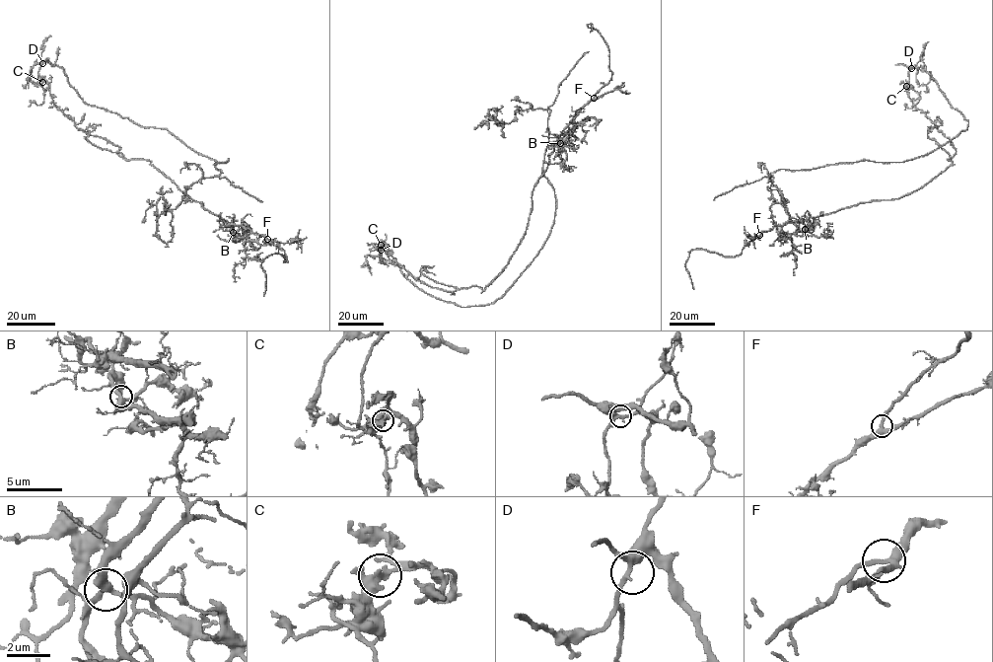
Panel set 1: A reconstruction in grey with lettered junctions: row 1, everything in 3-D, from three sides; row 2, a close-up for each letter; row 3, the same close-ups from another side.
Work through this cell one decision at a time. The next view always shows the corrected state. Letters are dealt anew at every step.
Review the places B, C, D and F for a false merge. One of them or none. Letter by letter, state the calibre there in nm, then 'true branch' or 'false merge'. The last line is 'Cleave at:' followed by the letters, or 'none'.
B: 320 nm | true branch
C: 320 nm | false merge
D: 320 nm | true branch
F: 300 nm | true branch
Cleave at: C

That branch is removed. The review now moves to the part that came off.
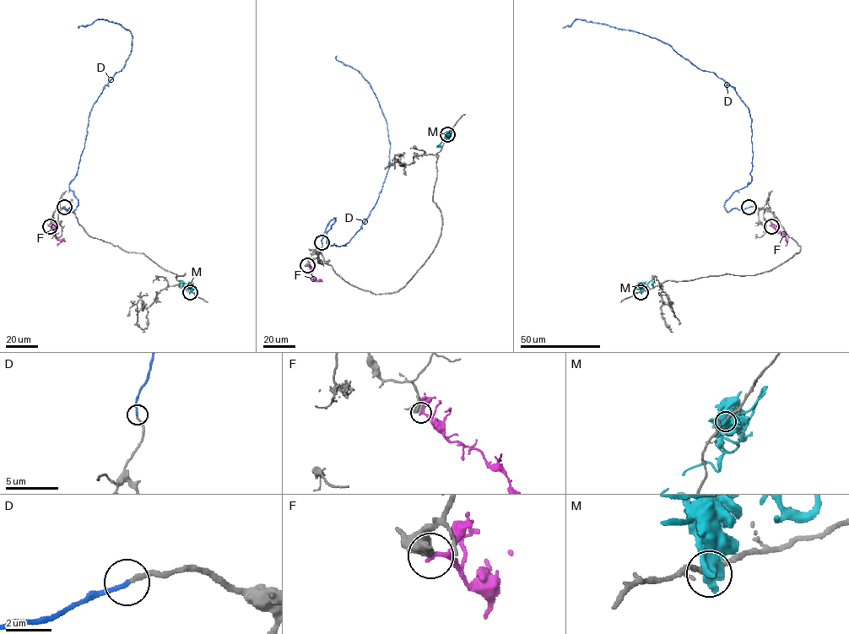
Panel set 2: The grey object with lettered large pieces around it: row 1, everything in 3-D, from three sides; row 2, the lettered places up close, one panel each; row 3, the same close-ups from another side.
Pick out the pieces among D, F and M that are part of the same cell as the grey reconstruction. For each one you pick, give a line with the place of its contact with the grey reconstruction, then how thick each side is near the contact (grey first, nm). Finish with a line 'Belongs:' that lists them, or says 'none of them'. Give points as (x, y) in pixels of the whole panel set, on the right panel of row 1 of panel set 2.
D: (748, 207) | 190/190 nm
Belongs: D

